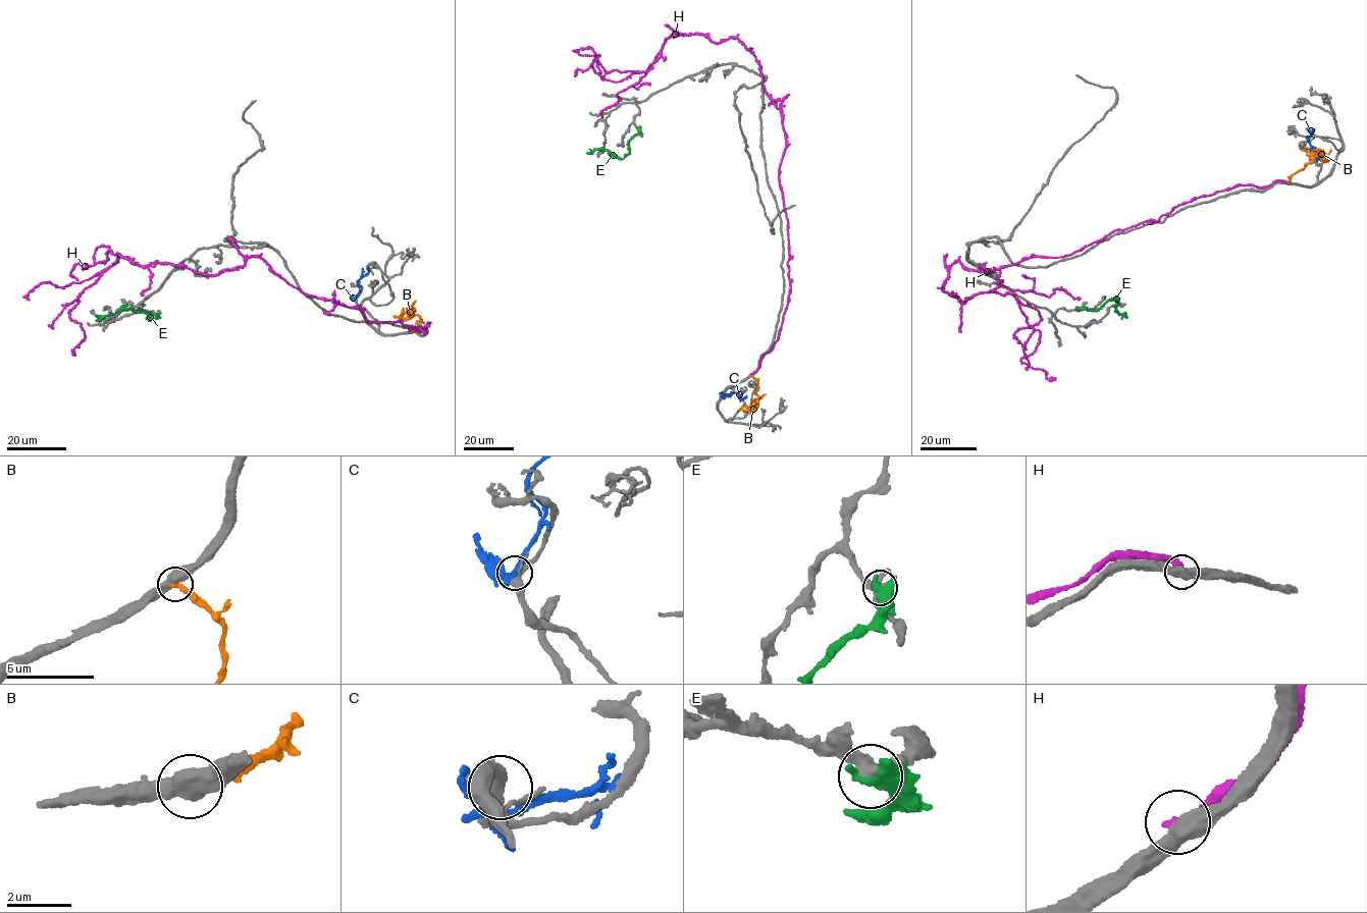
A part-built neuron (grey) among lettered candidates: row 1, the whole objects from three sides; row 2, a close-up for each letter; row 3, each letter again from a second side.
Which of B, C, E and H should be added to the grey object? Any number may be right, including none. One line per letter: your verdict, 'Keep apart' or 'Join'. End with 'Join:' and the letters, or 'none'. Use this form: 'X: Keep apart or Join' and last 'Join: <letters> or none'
B: Keep apart
C: Keep apart
E: Keep apart
H: Keep apart
Join: none

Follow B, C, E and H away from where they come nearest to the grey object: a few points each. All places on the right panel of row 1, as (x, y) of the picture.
B: (1289, 182), (1306, 163), (1324, 155), (1299, 148)
C: (1316, 158), (1318, 155), (1308, 141), (1310, 132), (1306, 128)
E: (1080, 309), (1095, 311), (1116, 298), (1119, 300), (1116, 311), (1127, 318)
H: (1286, 183), (1066, 256), (952, 264), (943, 289), (963, 304), (1016, 298), (1040, 333), (1021, 361), (1055, 380)

